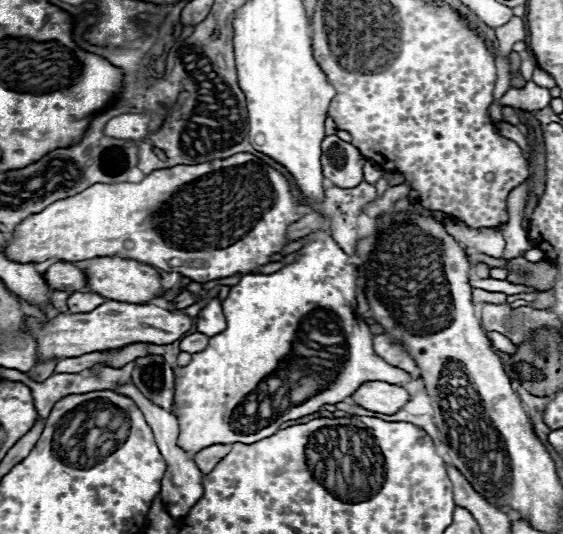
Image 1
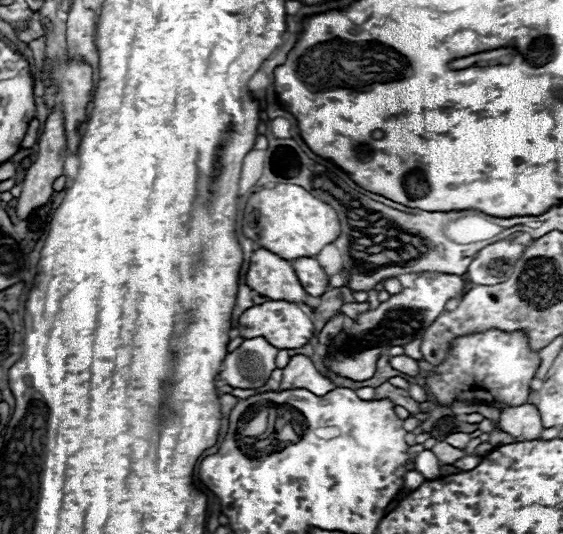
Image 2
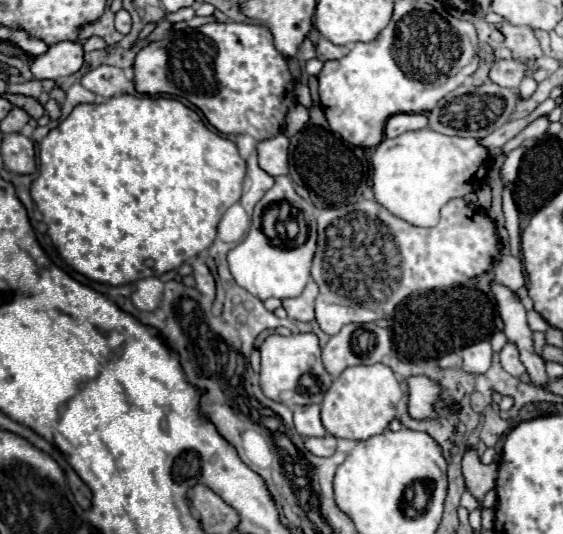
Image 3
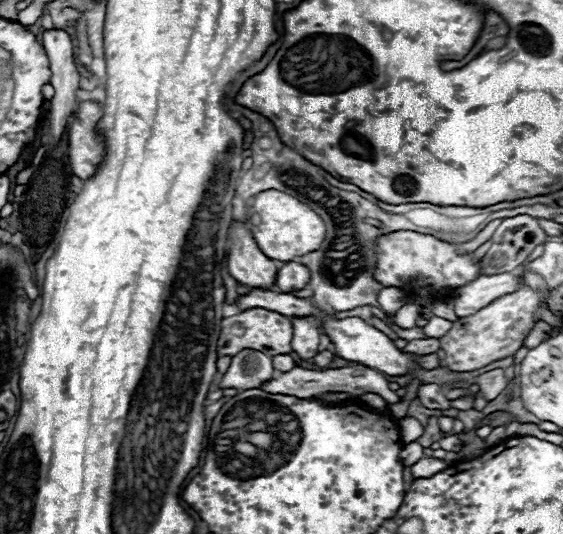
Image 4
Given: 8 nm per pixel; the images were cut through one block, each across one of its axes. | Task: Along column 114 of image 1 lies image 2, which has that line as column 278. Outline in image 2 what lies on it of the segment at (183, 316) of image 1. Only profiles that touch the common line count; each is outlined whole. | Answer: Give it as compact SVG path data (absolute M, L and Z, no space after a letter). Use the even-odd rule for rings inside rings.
M268 300L264 304L252 306L250 310L246 310L240 316L240 326L236 328L236 334L240 334L242 338L256 338L262 336L266 338L272 346L276 348L300 348L304 344L310 342L310 338L314 336L314 324L312 320L300 310L298 304L290 304L290 302L282 302L282 300Z

